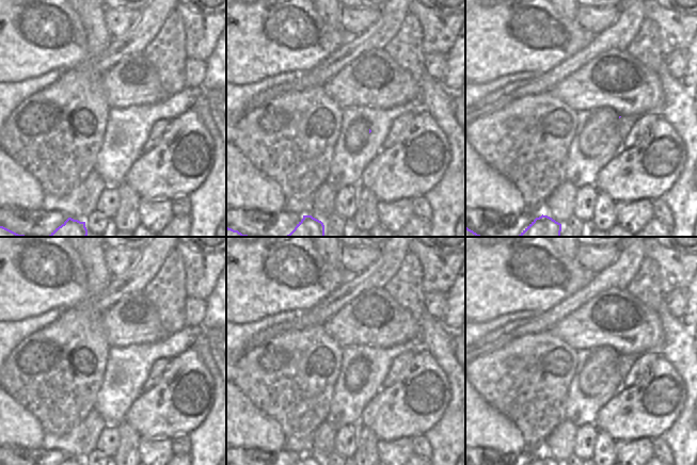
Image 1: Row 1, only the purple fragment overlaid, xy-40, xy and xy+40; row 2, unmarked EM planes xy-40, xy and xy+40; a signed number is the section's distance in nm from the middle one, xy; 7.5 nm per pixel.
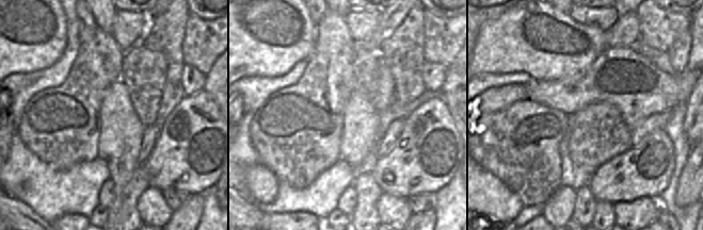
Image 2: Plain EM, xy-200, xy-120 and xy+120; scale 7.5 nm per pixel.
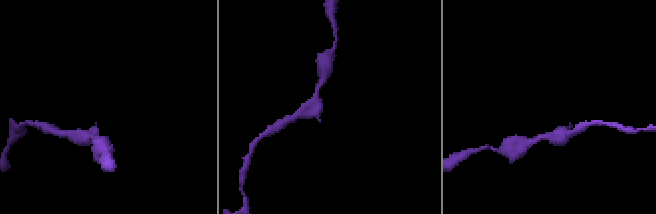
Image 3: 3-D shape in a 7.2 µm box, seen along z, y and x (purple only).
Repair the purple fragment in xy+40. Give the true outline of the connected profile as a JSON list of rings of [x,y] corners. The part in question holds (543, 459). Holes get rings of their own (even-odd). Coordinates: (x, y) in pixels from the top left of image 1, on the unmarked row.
[[[541,454],[539,456],[536,456],[529,465],[561,465],[560,462],[556,461],[552,456],[548,454]]]

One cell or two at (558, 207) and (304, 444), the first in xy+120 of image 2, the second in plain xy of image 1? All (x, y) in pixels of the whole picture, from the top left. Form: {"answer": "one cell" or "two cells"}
{"answer": "two cells"}

